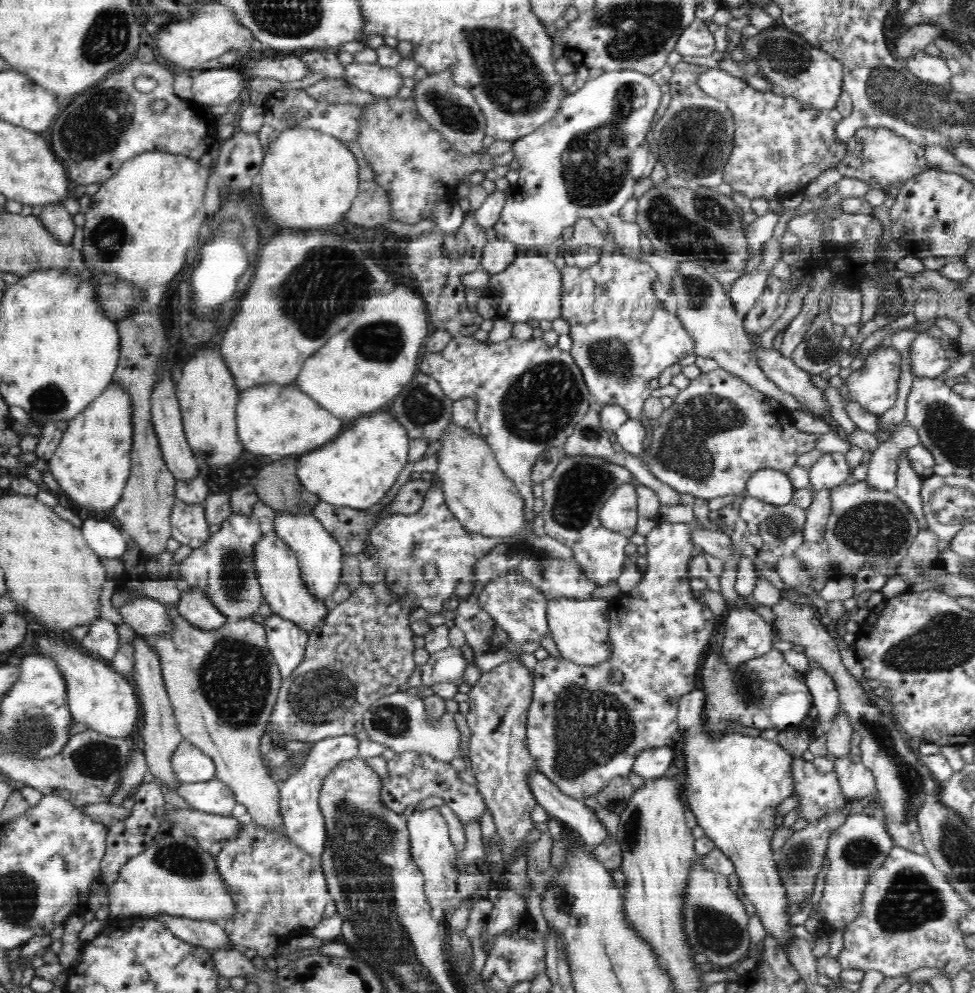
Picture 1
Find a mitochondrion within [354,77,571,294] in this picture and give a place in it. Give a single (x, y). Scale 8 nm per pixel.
(453, 113)

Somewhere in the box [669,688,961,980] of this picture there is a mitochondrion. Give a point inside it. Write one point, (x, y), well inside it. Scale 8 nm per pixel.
(910, 900)

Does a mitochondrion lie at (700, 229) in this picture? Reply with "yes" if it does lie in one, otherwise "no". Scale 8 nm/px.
yes

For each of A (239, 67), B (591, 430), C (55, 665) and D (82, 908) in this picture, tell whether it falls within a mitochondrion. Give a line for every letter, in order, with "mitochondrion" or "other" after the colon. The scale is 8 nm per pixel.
A: other
B: mitochondrion
C: other
D: other

